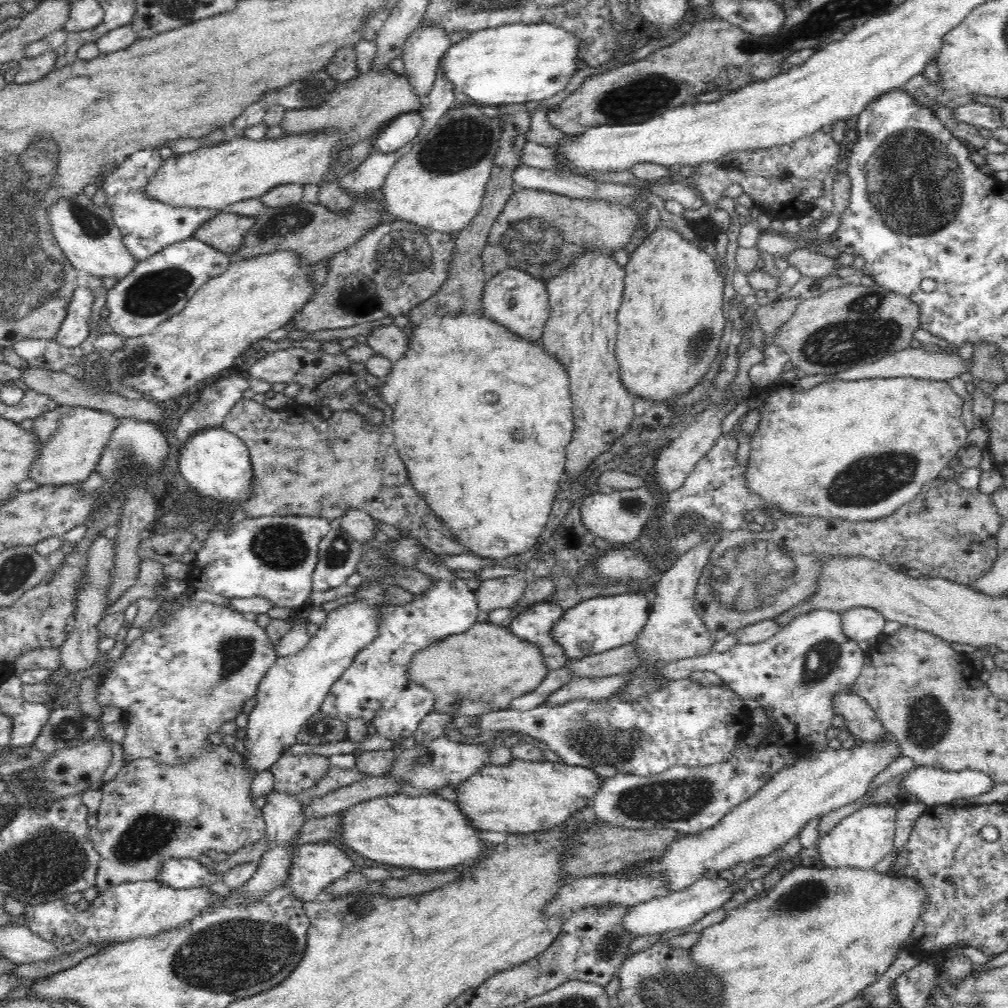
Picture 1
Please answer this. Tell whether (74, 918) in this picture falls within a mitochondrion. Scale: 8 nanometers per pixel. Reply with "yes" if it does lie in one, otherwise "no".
no

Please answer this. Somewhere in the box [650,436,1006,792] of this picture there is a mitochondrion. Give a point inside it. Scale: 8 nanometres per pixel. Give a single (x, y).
(753, 569)

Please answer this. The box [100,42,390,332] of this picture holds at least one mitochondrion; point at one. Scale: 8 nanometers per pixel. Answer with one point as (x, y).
(154, 293)

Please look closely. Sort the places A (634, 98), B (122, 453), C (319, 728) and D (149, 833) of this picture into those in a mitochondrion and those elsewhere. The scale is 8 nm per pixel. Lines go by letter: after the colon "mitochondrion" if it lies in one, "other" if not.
A: mitochondrion
B: mitochondrion
C: mitochondrion
D: mitochondrion

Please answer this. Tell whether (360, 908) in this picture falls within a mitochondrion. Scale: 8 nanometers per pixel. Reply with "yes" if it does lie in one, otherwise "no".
yes

